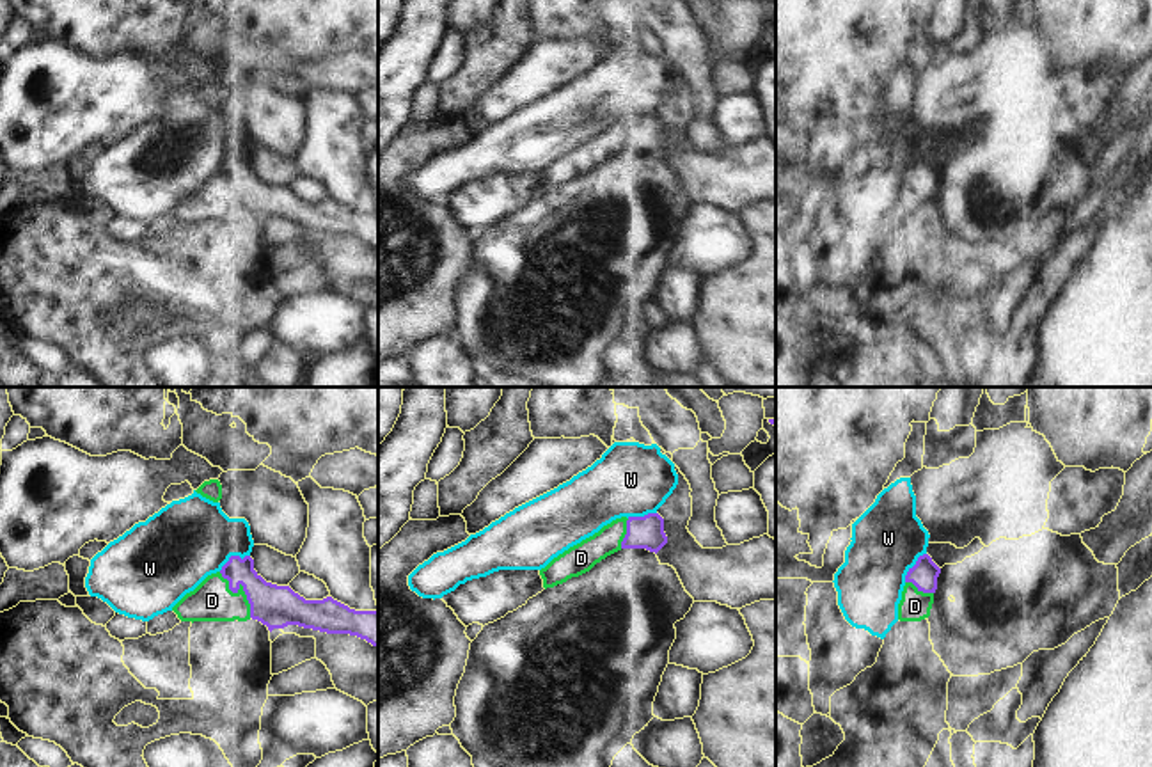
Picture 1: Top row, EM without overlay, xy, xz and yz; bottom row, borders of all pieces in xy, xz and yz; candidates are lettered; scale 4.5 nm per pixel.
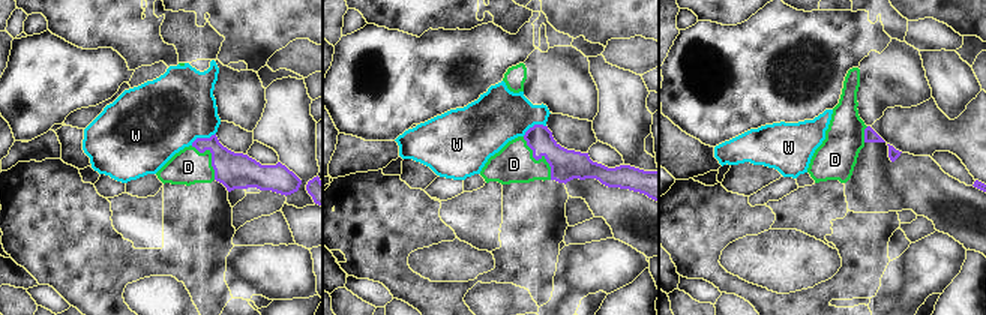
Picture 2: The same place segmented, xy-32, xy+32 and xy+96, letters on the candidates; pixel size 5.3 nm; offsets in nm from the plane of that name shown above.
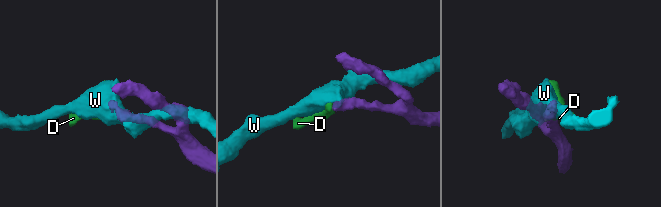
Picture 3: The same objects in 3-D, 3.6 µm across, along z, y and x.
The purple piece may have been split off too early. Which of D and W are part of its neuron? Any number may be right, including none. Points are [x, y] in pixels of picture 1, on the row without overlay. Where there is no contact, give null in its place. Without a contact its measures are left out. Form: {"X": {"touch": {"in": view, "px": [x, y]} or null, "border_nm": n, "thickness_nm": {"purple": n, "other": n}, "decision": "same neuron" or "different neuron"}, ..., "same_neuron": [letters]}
{"D": {"touch": {"in": "xy", "px": [244, 192]}, "border_nm": 260, "thickness_nm": {"purple": 190, "other": 190}, "decision": "same neuron"}, "W": {"touch": {"in": "xy", "px": [233, 158]}, "border_nm": 160, "thickness_nm": {"purple": 150, "other": 360}, "decision": "different neuron"}, "same_neuron": ["D"]}

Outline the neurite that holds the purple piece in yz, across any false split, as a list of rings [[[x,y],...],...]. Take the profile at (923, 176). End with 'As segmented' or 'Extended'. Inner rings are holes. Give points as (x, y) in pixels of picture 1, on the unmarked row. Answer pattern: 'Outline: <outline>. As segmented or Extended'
Outline: [[[928,156],[919,158],[916,167],[909,170],[898,206],[900,224],[921,224],[930,218],[939,176],[941,170]]]. Extended

